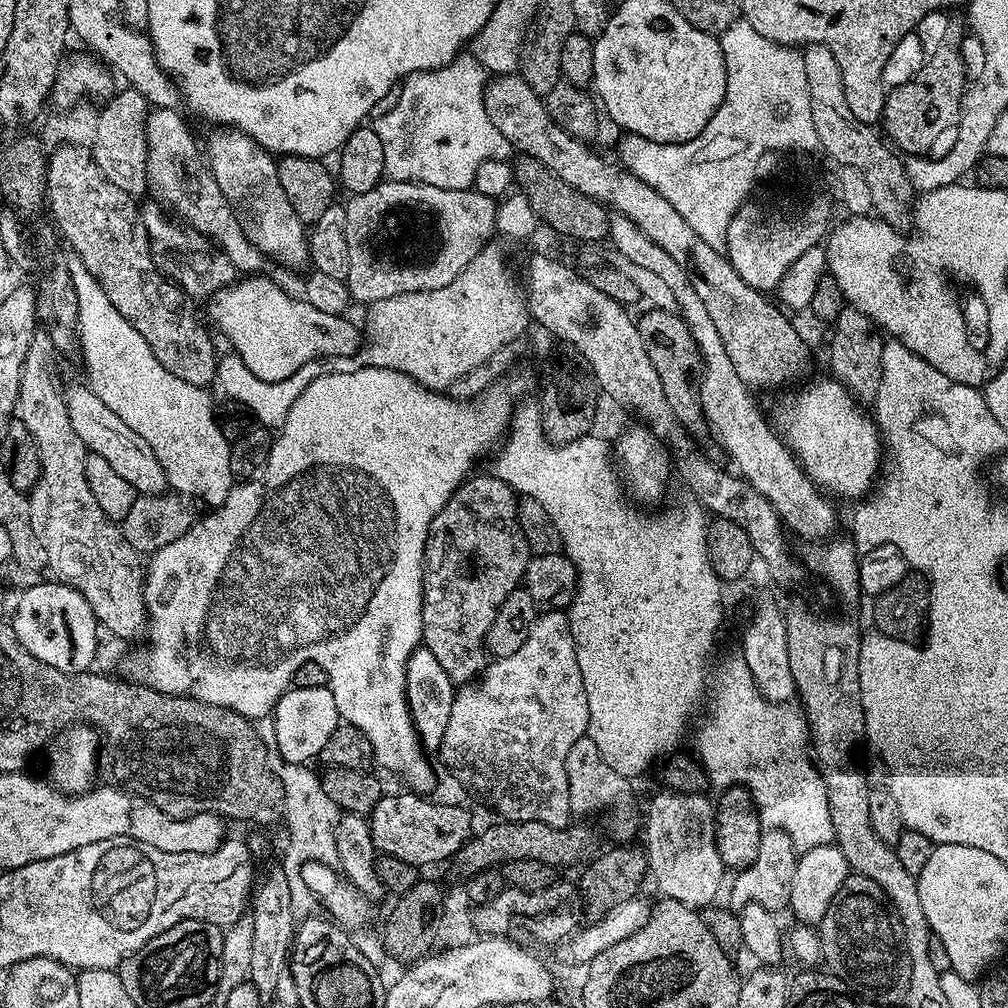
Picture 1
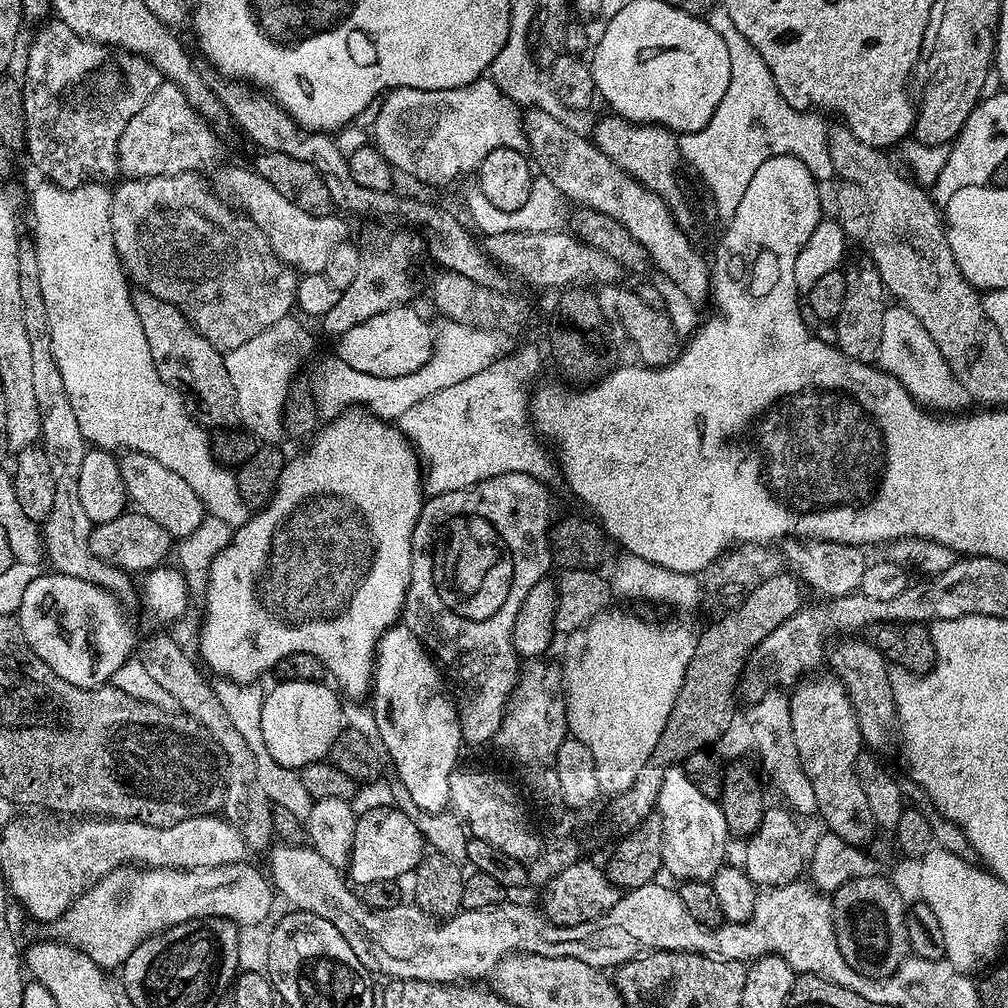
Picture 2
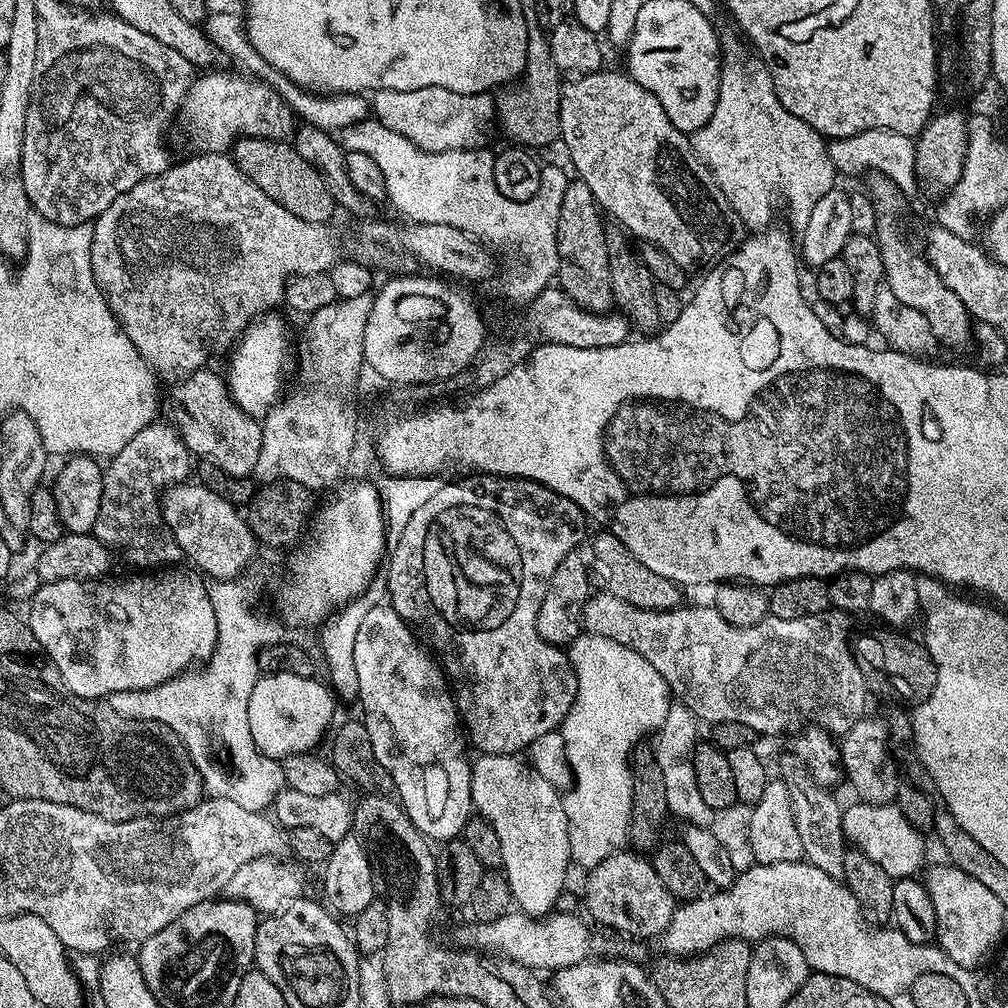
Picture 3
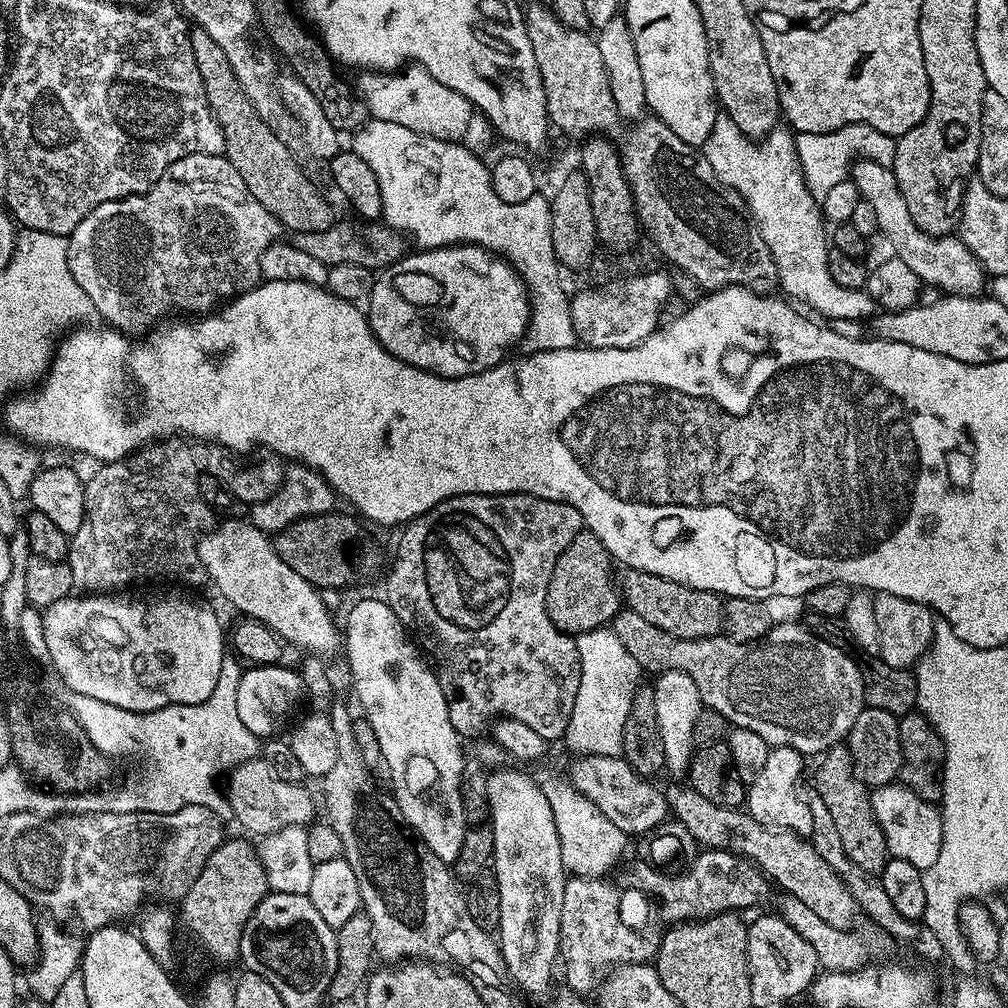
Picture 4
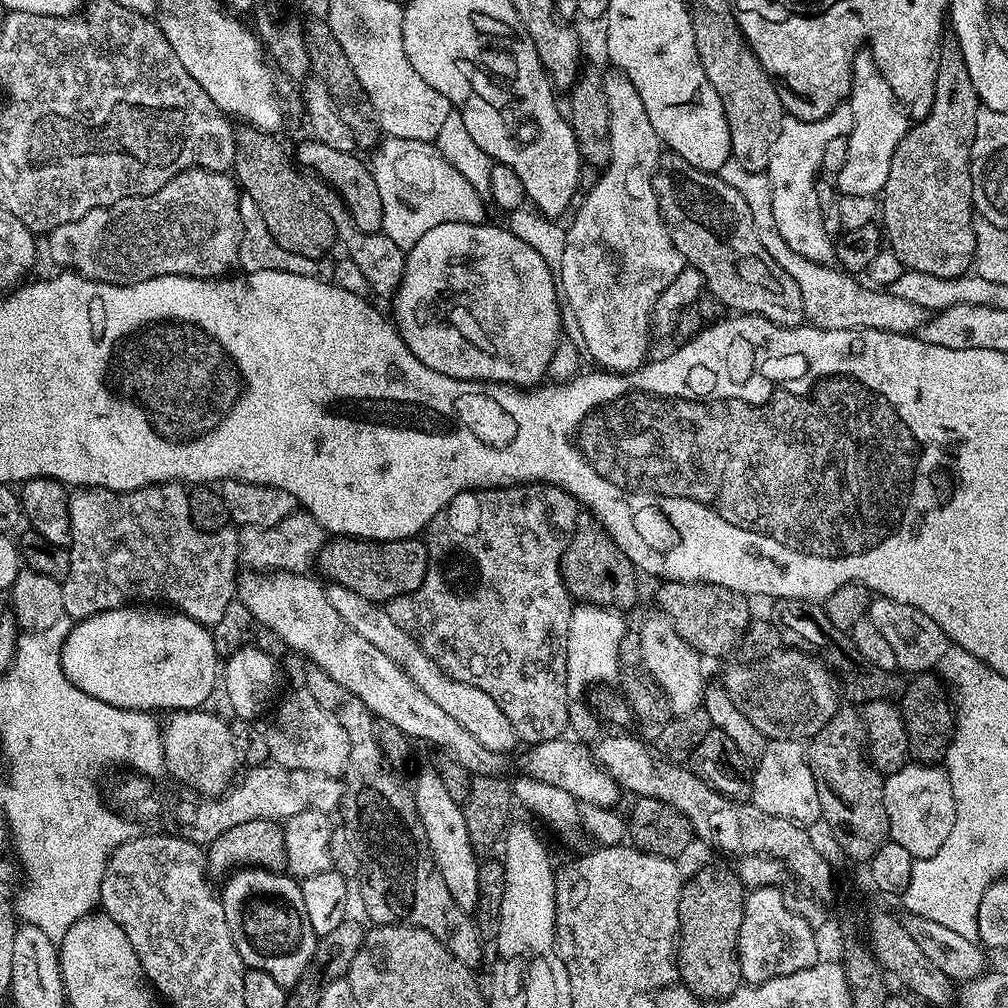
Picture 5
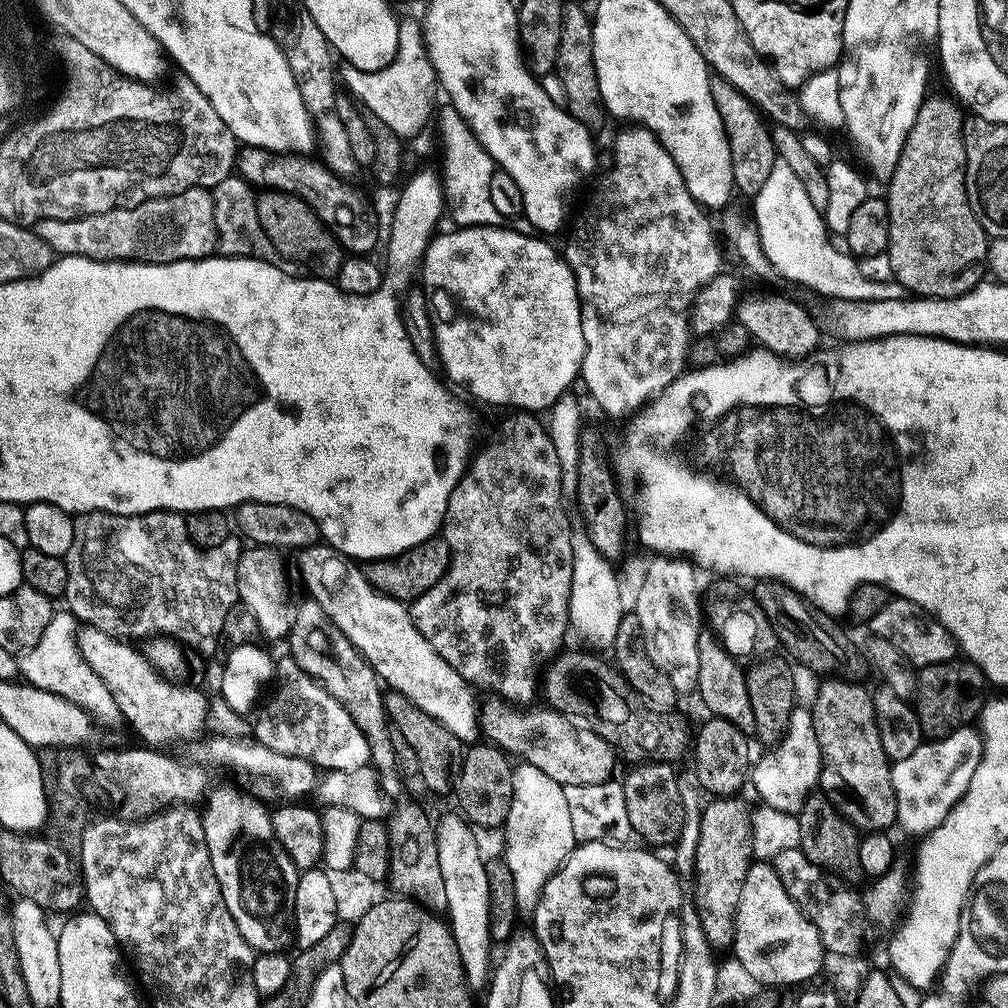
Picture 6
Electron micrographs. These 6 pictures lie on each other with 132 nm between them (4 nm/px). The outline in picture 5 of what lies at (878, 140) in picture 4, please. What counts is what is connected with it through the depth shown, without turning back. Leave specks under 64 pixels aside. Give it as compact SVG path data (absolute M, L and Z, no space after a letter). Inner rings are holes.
M851 103L840 104L826 118L800 120L796 116L785 115L782 122L782 134L774 142L774 151L770 153L770 166L766 173L772 181L772 209L778 232L802 258L819 264L831 265L834 260L834 240L822 226L822 214L818 206L816 186L822 169L822 150L833 138L848 136L854 126L854 114Z

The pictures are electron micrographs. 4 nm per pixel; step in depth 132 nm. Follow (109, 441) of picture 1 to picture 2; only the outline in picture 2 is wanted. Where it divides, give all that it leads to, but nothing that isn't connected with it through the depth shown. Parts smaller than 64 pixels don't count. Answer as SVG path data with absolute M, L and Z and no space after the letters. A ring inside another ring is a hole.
M125 451L119 461L128 499L142 515L158 522L173 538L183 538L197 530L206 517L204 503L198 498L198 494L194 494L194 490L190 490L189 484L183 478L174 474L174 470L162 466L158 458L150 458L141 452Z

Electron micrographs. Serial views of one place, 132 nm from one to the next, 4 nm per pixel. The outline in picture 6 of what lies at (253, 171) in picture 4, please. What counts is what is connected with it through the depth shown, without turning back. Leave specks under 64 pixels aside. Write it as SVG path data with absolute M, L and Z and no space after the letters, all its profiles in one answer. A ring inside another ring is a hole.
M264 190L256 197L256 209L258 222L262 222L262 230L274 246L277 257L285 256L286 259L309 268L304 270L322 280L332 280L338 275L346 253L332 231L316 217L306 201L298 196L291 196L288 192Z

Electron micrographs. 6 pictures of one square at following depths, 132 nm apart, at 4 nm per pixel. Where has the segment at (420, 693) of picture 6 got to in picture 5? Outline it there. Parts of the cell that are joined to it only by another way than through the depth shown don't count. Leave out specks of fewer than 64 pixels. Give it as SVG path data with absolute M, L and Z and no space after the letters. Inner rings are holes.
M329 583L326 591L330 598L330 606L334 606L338 614L342 614L342 622L346 622L350 630L358 630L358 634L362 634L366 642L378 646L378 650L382 650L382 654L386 654L390 662L397 664L416 683L418 690L422 690L422 694L430 698L430 702L442 706L442 710L446 710L446 714L450 714L450 718L454 718L458 726L469 728L491 752L511 753L511 748L518 744L516 731L510 724L510 718L502 714L502 706L498 706L494 698L486 694L486 690L478 690L466 682L458 682L442 672L439 666L425 654L415 636L406 634L402 626L394 623L394 618L390 618L387 607L362 598L354 594L354 590L346 590L346 586L341 584Z

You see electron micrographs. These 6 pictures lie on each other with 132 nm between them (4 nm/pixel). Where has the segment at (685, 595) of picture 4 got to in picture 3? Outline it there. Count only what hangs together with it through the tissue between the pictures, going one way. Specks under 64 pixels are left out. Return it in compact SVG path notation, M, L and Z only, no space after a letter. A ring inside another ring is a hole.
M600 530L596 541L592 544L590 555L590 580L599 591L614 594L614 598L622 598L622 602L630 602L632 606L642 606L644 610L670 610L681 607L681 585L670 578L662 578L662 574L654 574L643 562L638 562L630 550L613 532Z

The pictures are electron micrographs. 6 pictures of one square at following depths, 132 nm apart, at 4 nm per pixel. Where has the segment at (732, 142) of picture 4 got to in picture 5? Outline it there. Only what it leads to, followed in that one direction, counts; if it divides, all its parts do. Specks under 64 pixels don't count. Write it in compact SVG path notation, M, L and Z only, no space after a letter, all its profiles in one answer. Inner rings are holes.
M734 159L727 160L720 168L719 176L742 198L746 198L746 206L750 206L750 214L754 218L754 226L758 230L758 238L762 238L762 246L798 282L798 290L802 290L802 302L804 314L809 325L817 328L829 328L830 330L850 330L851 328L869 328L870 330L882 330L883 332L915 333L924 325L926 313L922 306L914 306L914 302L905 302L897 298L891 290L877 290L875 287L863 288L859 279L853 275L839 270L837 267L819 264L813 260L802 258L782 239L778 232L778 226L774 220L772 209L772 181L762 172L742 170Z

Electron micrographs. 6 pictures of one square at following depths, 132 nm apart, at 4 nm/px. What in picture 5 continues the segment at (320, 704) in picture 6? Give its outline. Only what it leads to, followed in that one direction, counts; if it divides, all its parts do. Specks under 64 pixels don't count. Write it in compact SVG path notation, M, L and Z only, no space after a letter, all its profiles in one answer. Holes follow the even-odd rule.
M306 690L292 692L280 704L272 725L266 728L266 746L271 763L281 768L293 768L294 770L318 770L327 776L343 777L344 768L350 758L350 738L346 738L346 730L342 730L342 722L331 716L314 699L314 694Z

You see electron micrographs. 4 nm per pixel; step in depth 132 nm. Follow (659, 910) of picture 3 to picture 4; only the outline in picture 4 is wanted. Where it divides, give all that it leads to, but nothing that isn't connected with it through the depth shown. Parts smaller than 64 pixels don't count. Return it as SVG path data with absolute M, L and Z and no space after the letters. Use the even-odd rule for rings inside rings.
M723 848L697 851L696 859L683 870L667 872L641 862L632 868L631 883L655 905L659 919L664 919L668 926L687 924L690 920L704 920L718 912L756 908L767 898L770 888L768 877L751 860L735 852L725 852Z

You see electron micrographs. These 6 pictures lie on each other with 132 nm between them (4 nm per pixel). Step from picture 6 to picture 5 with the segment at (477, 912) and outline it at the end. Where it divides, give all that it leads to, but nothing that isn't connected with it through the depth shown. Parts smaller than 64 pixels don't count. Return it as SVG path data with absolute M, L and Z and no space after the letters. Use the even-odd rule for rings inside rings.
M435 767L424 768L416 776L416 809L422 818L422 826L426 830L428 845L432 857L440 867L442 878L446 882L446 890L450 890L450 898L458 902L458 906L465 910L475 909L478 902L478 854L470 846L470 834L466 834L466 818L464 809L454 798L450 798L449 791L442 783L439 771Z

